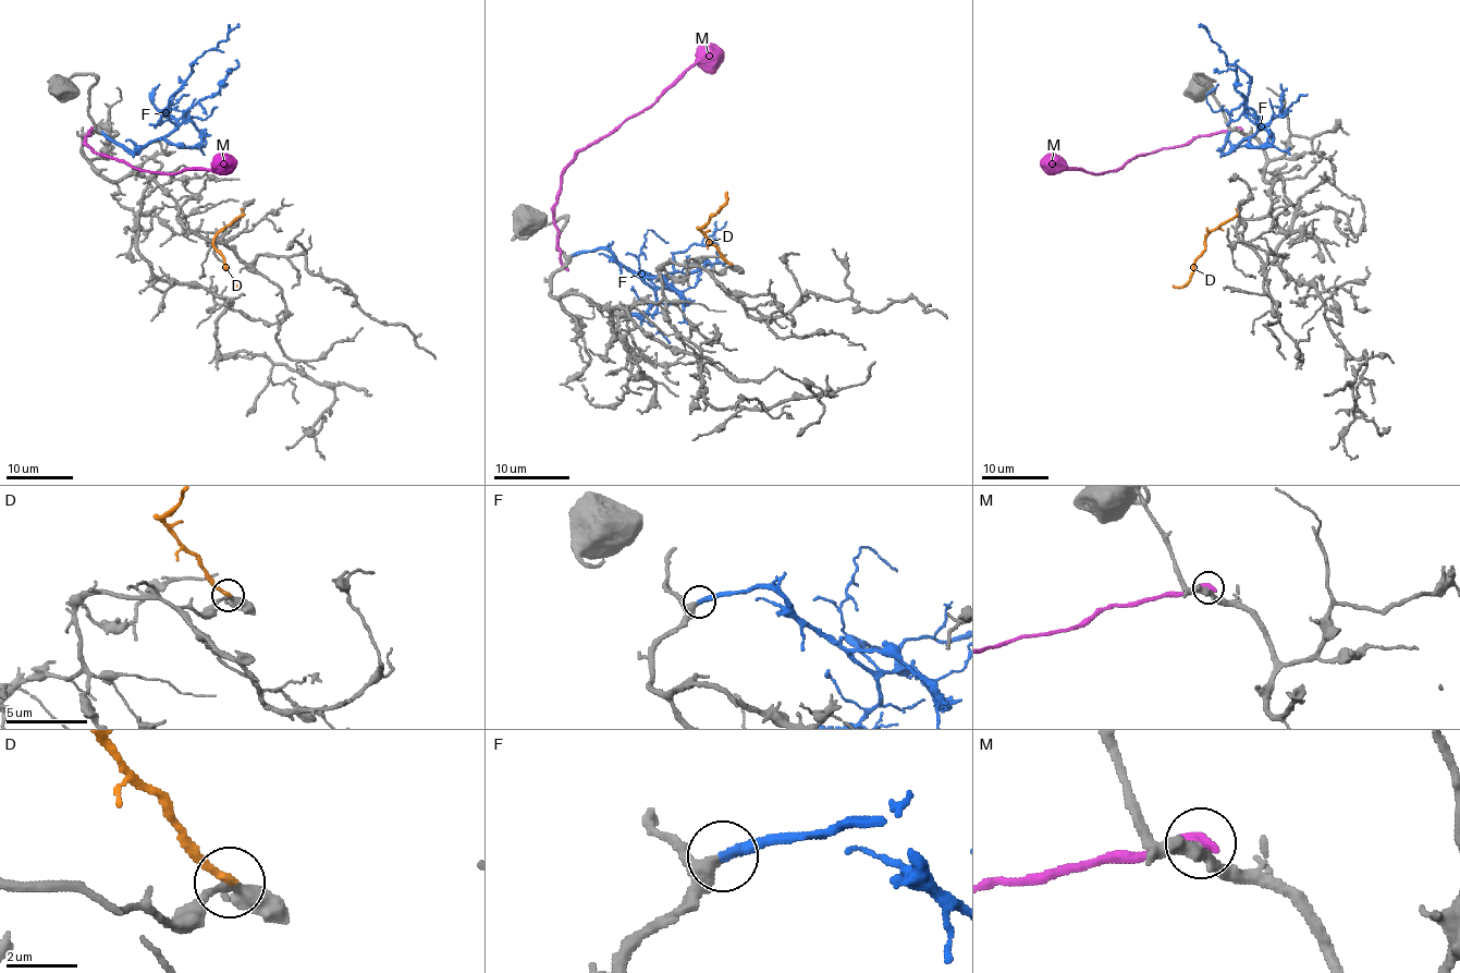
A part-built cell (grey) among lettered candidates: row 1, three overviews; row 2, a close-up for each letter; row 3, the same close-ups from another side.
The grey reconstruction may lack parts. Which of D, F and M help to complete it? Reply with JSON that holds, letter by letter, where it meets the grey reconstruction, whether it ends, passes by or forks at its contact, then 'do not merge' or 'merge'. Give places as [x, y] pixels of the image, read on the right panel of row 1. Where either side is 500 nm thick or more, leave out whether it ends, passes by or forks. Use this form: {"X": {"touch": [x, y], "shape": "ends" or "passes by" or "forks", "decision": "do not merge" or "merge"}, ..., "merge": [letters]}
{"D": {"touch": [1237, 213], "shape": "ends", "decision": "do not merge"}, "F": {"touch": [1229, 132], "shape": "ends", "decision": "merge"}, "M": {"touch": [1239, 129], "shape": "ends", "decision": "do not merge"}, "merge": ["F"]}

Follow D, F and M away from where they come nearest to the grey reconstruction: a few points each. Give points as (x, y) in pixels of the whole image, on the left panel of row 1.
D: (243, 213), (213, 240), (224, 268), (238, 286)
F: (102, 132), (134, 153), (162, 138), (174, 128), (168, 116), (168, 106), (192, 72), (193, 63), (238, 25)
M: (94, 129), (86, 137), (96, 153), (137, 169), (171, 174), (186, 169), (232, 168), (236, 162)

